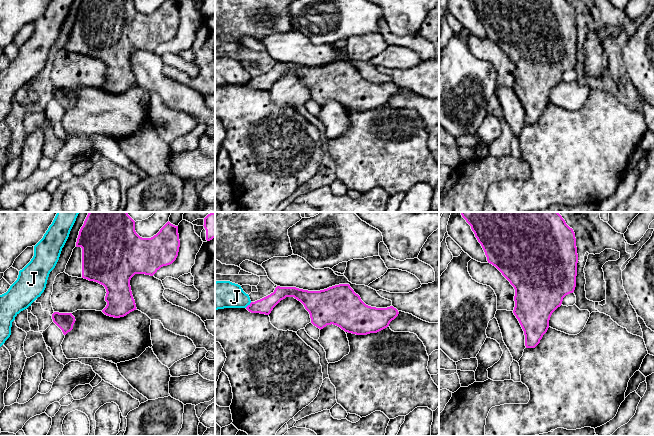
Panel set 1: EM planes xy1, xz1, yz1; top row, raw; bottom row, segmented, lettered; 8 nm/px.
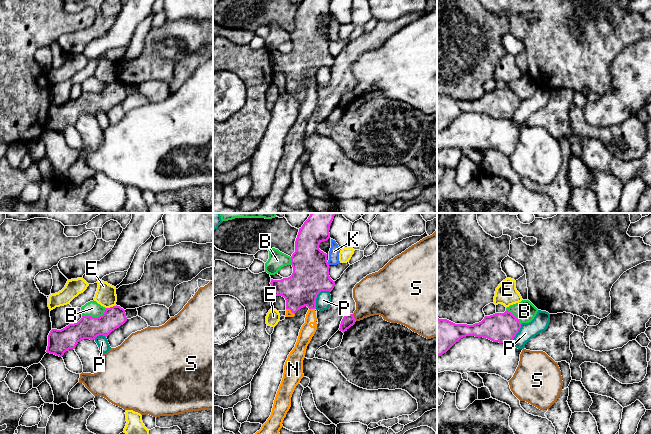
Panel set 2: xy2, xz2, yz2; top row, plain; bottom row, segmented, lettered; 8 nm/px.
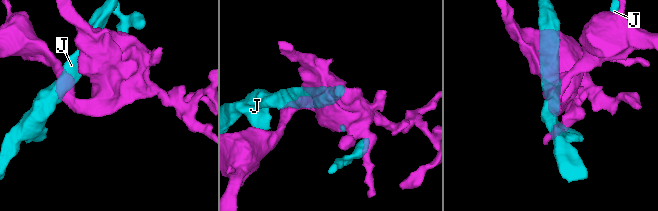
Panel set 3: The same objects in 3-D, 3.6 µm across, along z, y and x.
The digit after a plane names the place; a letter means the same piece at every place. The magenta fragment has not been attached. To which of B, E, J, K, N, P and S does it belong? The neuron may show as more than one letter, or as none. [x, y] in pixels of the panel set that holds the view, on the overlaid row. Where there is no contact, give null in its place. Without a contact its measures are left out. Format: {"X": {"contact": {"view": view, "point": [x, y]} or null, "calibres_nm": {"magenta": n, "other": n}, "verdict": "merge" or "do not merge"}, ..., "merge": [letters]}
{"B": {"contact": {"view": "xy2", "point": [95, 317]}, "calibres_nm": {"magenta": 180, "other": 120}, "verdict": "do not merge"}, "E": {"contact": {"view": "xy2", "point": [111, 307]}, "calibres_nm": {"magenta": 180, "other": 160}, "verdict": "do not merge"}, "J": {"contact": {"view": "xz1", "point": [248, 305]}, "calibres_nm": {"magenta": 130, "other": 220}, "verdict": "do not merge"}, "K": {"contact": {"view": "xz2", "point": [327, 263]}, "calibres_nm": {"magenta": 300, "other": 80}, "verdict": "do not merge"}, "N": {"contact": {"view": "xz2", "point": [312, 308]}, "calibres_nm": {"magenta": 280, "other": 120}, "verdict": "merge"}, "P": {"contact": {"view": "xz2", "point": [316, 296]}, "calibres_nm": {"magenta": 300, "other": 120}, "verdict": "do not merge"}, "S": {"contact": {"view": "xz2", "point": [353, 317]}, "calibres_nm": {"magenta": 100, "other": 320}, "verdict": "do not merge"}, "merge": ["N"]}

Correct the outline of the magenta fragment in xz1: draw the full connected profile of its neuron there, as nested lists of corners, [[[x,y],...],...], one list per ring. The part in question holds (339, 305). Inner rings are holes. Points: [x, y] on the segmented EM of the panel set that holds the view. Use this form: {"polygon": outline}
{"polygon": [[[339,284],[320,291],[308,291],[296,287],[277,286],[270,295],[251,302],[246,309],[251,313],[269,315],[273,308],[286,297],[294,297],[300,301],[309,312],[311,323],[320,330],[327,325],[336,325],[348,333],[356,335],[367,335],[377,333],[387,328],[399,312],[393,306],[387,308],[376,308],[366,305],[349,284]]]}

